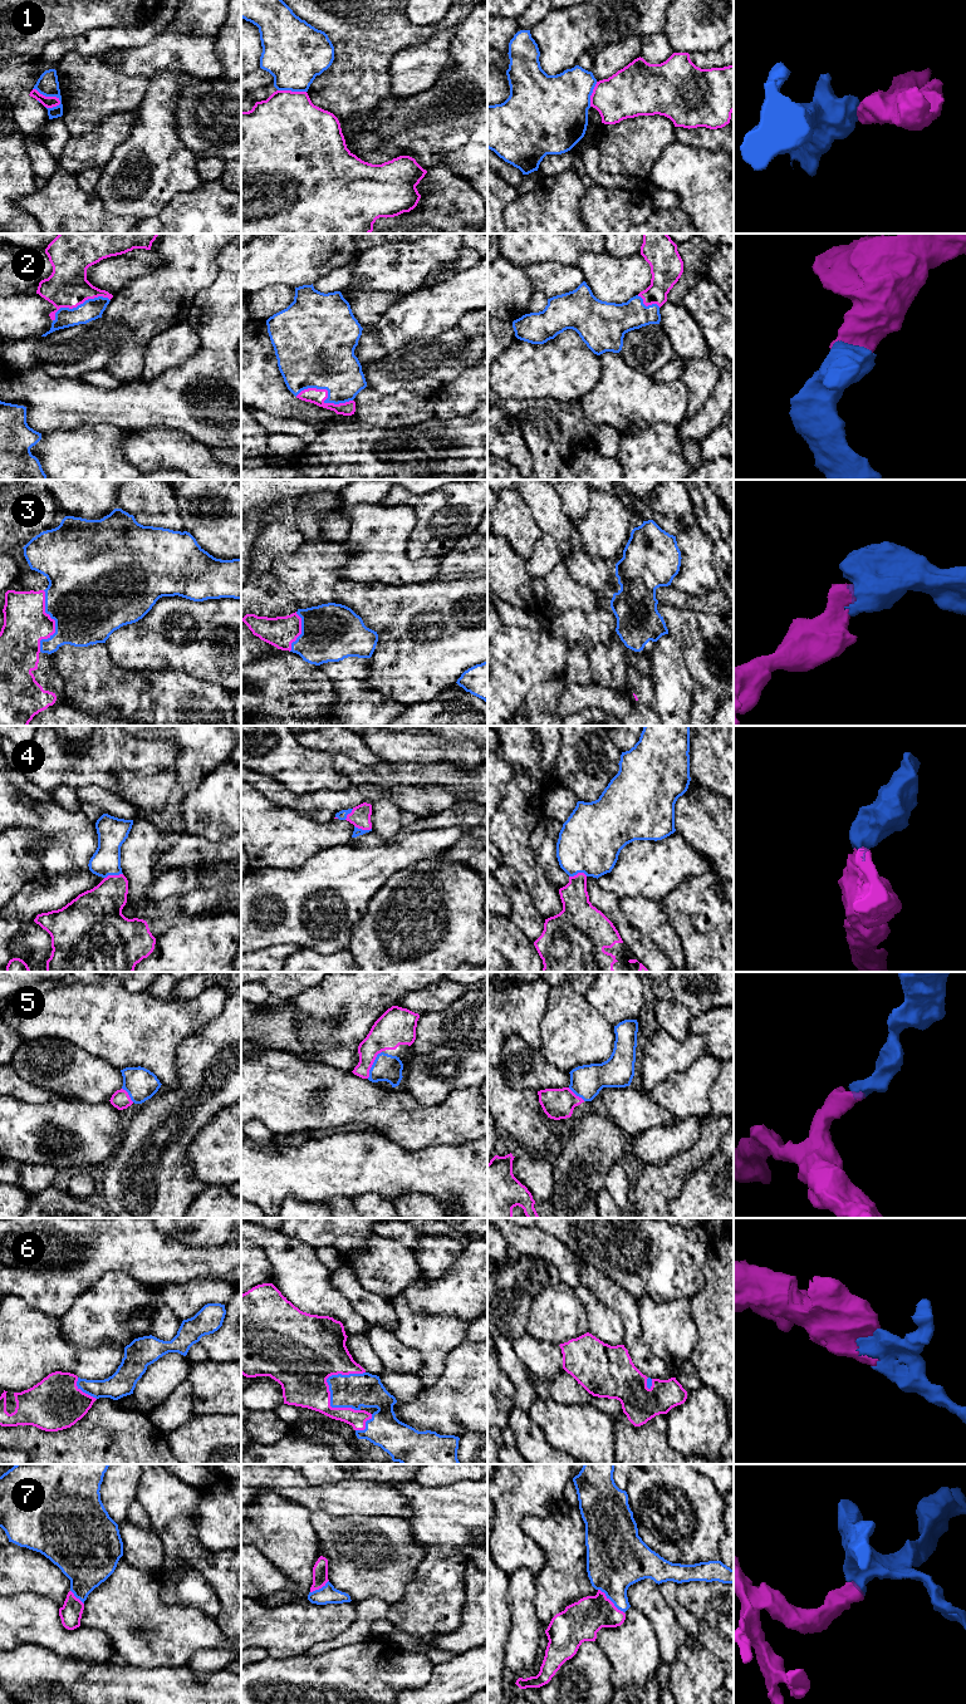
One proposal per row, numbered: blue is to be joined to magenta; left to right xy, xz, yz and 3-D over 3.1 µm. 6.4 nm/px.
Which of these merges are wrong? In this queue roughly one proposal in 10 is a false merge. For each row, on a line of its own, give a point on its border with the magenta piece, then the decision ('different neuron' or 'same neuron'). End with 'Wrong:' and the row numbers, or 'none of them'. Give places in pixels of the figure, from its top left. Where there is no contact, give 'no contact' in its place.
1: meets magenta in xy at (48, 97); different neuron
2: meets magenta in xz at (327, 394); same neuron
3: meets magenta in xy at (54, 623); same neuron
4: meets magenta in xy at (113, 875); same neuron
5: meets magenta in xz at (372, 1064); same neuron
6: meets magenta in xz at (331, 1375); same neuron
7: meets magenta in yz at (611, 1601); same neuron
Wrong: 1

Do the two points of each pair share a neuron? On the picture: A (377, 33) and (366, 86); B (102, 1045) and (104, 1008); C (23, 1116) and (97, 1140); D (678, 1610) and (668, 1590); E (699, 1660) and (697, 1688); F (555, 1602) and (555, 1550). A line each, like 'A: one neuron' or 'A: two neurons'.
A: one neuron
B: one neuron
C: one neuron
D: one neuron
E: one neuron
F: one neuron

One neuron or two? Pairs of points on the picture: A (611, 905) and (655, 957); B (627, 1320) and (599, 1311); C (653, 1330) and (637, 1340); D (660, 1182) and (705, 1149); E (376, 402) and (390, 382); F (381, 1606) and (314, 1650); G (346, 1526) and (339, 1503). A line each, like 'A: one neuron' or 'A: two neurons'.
A: one neuron
B: two neurons
C: two neurons
D: one neuron
E: two neurons
F: one neuron
G: two neurons

